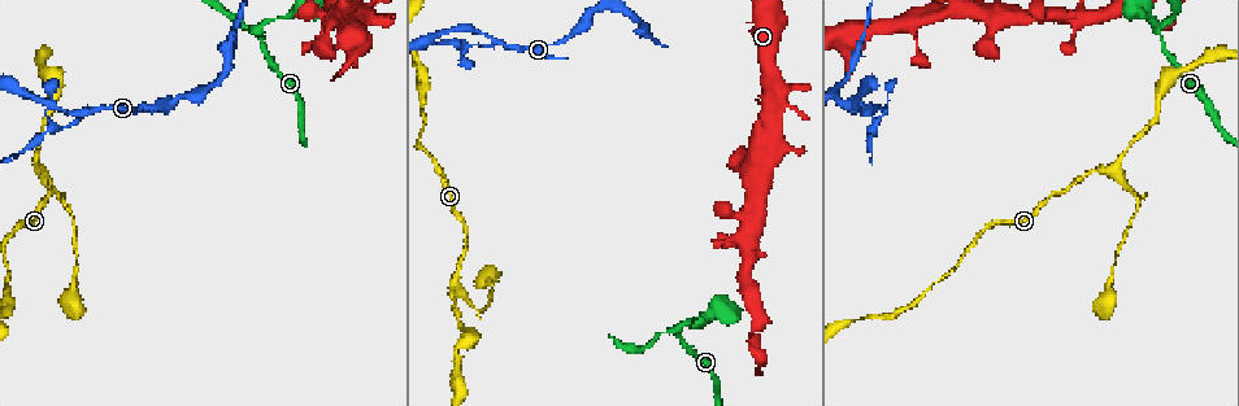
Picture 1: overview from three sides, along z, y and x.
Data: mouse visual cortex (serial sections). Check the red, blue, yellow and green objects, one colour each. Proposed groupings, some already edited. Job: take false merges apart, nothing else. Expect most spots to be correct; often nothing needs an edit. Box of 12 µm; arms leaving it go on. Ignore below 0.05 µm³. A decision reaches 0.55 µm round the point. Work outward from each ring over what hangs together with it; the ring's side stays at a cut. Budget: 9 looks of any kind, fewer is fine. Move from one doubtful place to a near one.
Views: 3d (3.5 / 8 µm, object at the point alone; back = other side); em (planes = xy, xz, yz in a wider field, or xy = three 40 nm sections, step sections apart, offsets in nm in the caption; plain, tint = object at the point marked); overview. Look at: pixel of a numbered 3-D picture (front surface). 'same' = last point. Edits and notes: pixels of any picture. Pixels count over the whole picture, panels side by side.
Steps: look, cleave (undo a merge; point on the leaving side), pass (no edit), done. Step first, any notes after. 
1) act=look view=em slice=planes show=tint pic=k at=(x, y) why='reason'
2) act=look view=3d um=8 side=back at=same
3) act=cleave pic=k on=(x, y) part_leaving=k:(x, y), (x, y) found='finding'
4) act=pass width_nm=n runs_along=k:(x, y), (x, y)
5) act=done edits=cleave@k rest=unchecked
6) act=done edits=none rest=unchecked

act=look view=3d um=8 pic=1 at=(676, 330) why='arms part here'

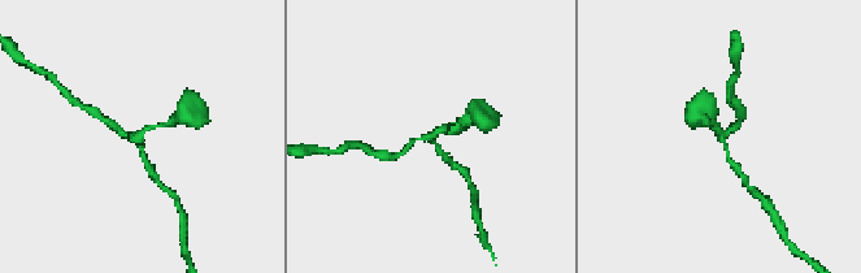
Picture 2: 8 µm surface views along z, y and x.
act=look view=em slice=xy step=5 show=tint pic=2 at=(430, 136)

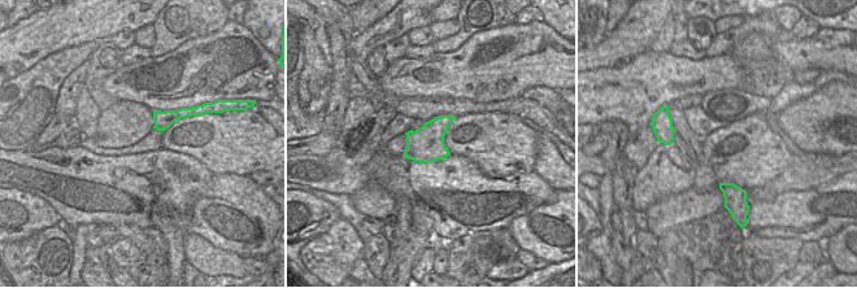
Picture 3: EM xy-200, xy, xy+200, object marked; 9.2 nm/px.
act=pass runs_along=2:(739, 172), (713, 125) found='continuous, no second cell'

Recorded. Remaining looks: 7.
act=look view=3d um=8 pic=1 at=(743, 213) why='sharp bend'

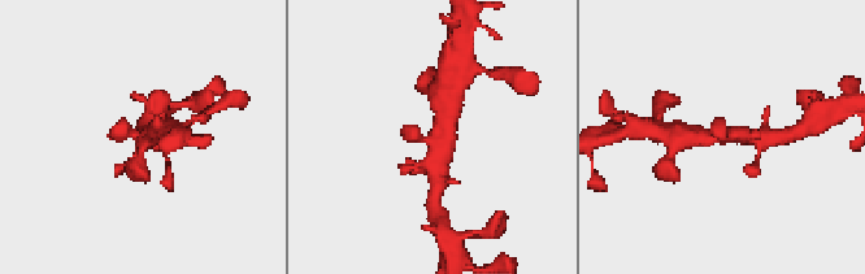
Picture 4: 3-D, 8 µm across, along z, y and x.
act=look view=3d um=3.5 side=back pic=4 at=(728, 139) why='closer look'

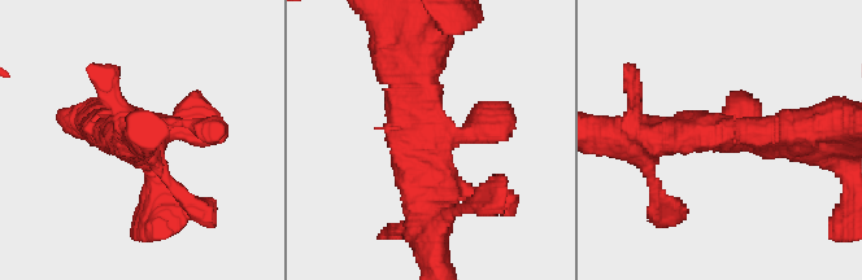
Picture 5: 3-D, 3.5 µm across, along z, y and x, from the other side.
act=look view=em slice=xy step=2 show=tint pic=5 at=(437, 131) arm_widths_nm=400,500

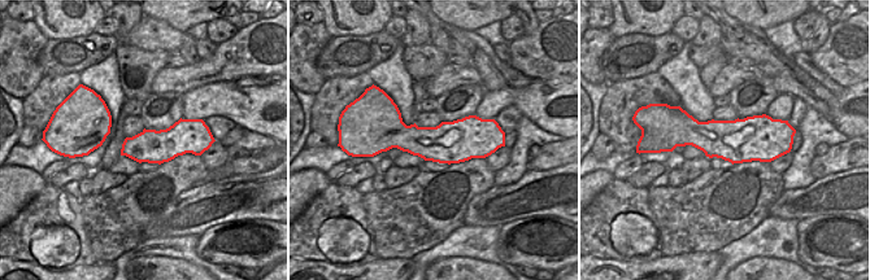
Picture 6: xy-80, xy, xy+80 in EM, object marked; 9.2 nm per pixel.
act=pass found='continuous, no second cell'

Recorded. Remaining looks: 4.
act=look view=3d um=3.5 pic=1 at=(919, 47) why='a narrow waist'

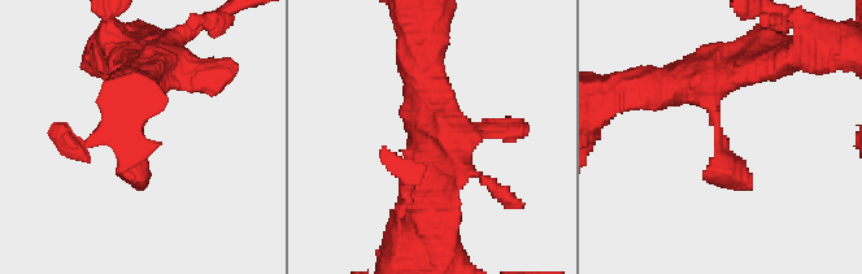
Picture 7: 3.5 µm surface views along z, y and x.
act=look view=em slice=xy step=3 show=tint pic=7 at=(716, 146)

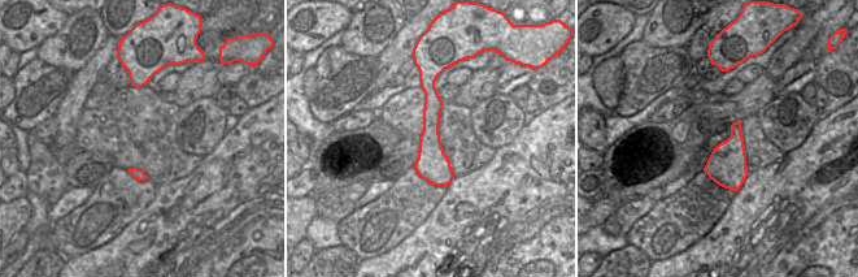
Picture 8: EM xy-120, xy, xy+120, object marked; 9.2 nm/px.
act=look view=em slice=xy step=2 show=tint at=same

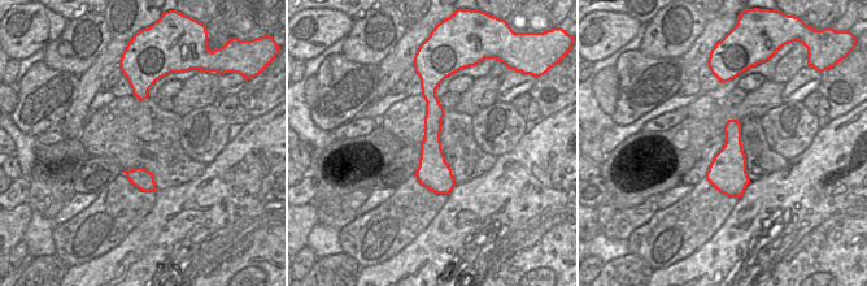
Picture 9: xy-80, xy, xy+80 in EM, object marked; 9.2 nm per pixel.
act=pass found='all the same cell'

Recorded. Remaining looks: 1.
act=look view=3d um=3.5 pic=1 at=(454, 281) why='three arms meet'

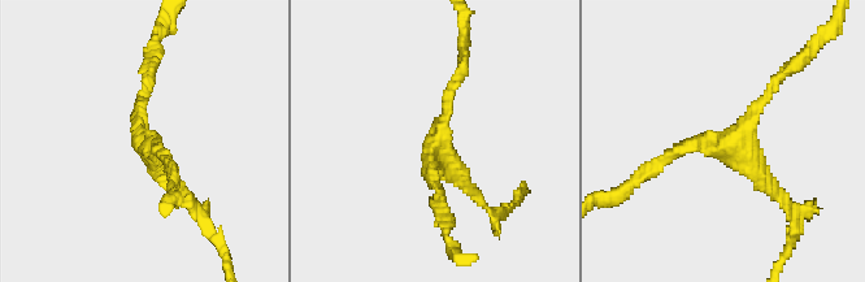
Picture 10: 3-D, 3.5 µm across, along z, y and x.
act=pass arm_widths_nm=150,150,250 runs_along=10:(652, 170), (682, 147), (731, 142), (778, 78) found='continuous, no second cell'

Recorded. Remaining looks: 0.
act=done edits=none rest=unchecked

